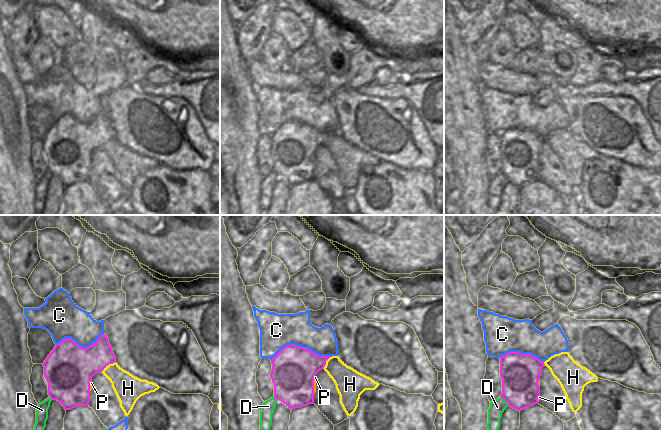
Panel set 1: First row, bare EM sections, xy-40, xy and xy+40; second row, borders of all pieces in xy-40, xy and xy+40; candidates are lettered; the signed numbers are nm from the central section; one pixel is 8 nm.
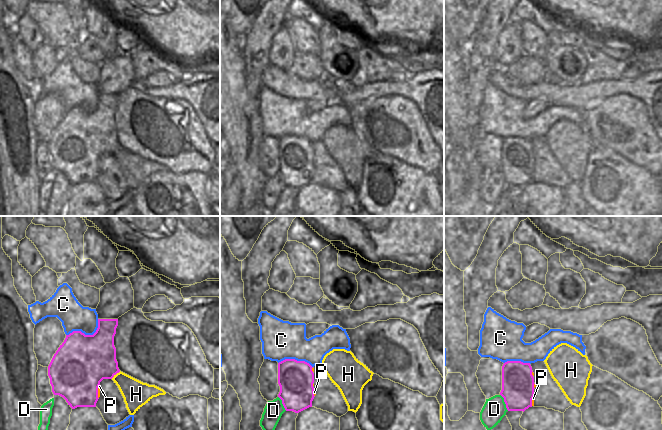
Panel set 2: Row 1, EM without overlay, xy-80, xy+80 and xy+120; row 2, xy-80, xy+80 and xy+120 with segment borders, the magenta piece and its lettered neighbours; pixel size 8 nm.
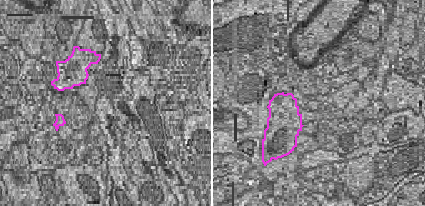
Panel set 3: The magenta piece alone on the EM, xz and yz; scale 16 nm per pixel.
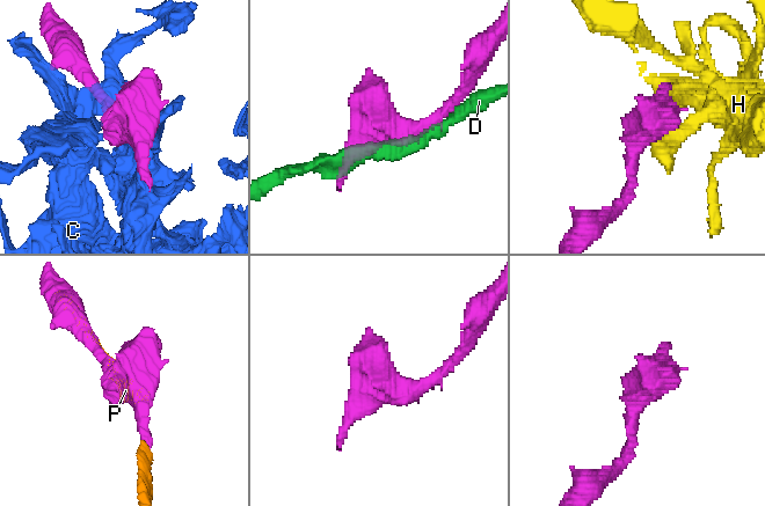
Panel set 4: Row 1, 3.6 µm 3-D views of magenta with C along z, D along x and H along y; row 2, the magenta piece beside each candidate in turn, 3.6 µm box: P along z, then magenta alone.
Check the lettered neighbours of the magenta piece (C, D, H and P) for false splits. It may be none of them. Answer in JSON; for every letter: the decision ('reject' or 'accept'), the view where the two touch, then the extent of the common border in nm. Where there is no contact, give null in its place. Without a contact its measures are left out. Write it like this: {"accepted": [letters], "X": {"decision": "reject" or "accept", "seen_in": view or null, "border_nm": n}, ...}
{"accepted": ["P"], "C": {"decision": "reject", "seen_in": "xy", "border_nm": 500}, "D": {"decision": "reject", "seen_in": "xy+40", "border_nm": 100}, "H": {"decision": "reject", "seen_in": "xy-40", "border_nm": 150}, "P": {"decision": "accept", "seen_in": "xy", "border_nm": 140}}

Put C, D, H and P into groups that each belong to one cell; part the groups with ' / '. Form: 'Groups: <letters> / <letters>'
Groups: C / D / H / P.

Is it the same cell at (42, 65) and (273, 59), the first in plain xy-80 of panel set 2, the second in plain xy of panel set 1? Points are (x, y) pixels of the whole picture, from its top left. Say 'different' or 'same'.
same

